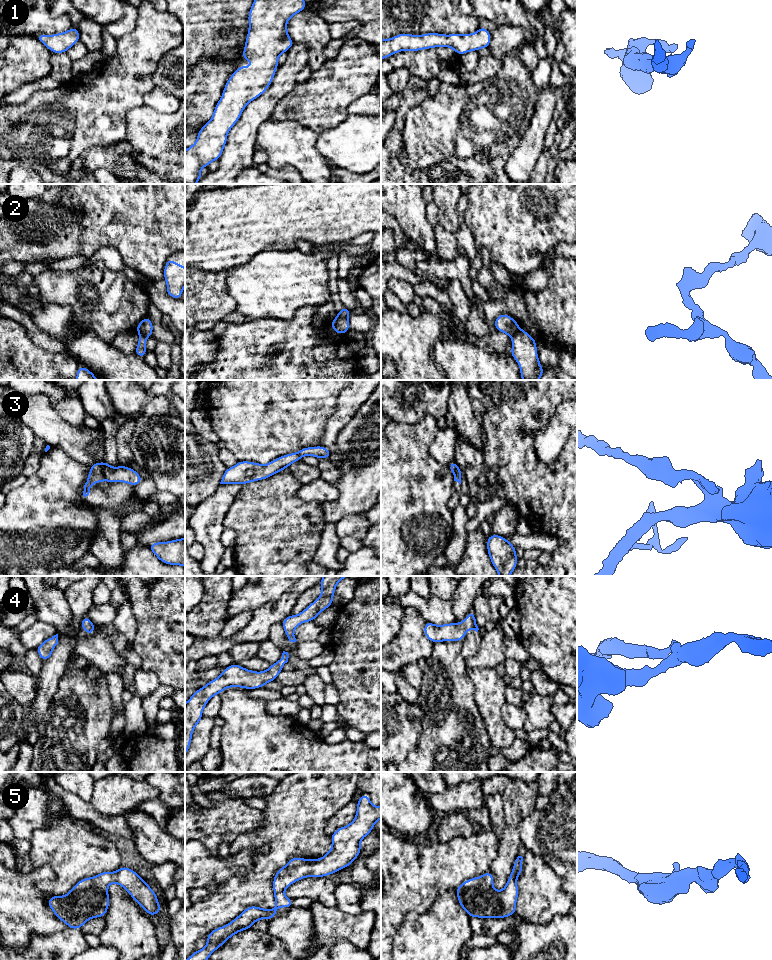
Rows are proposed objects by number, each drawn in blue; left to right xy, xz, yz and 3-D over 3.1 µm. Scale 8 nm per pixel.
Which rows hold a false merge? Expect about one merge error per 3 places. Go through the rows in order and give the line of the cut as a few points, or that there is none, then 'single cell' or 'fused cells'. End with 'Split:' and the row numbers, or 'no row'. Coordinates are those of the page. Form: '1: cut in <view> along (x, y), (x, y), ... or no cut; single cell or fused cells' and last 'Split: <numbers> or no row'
1: no cut; single cell
2: cut in xz along (337, 315), (347, 319); fused cells
3: cut in xy along (99, 463), (103, 475), (108, 480); fused cells
4: no cut; single cell
5: no cut; single cell
Split: 2, 3

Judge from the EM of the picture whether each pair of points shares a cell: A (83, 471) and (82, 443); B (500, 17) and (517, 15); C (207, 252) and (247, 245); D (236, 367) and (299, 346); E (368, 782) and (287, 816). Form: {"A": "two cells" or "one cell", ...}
{"A": "two cells", "B": "one cell", "C": "one cell", "D": "one cell", "E": "two cells"}

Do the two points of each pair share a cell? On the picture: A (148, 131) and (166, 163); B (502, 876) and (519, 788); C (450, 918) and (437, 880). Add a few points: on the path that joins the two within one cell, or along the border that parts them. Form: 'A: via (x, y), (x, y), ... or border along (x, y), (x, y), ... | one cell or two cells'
A: via (148, 139), (164, 155) | one cell
B: via (507, 854), (512, 810) | one cell
C: border along (454, 888), (441, 889), (434, 903), (428, 909) | two cells

